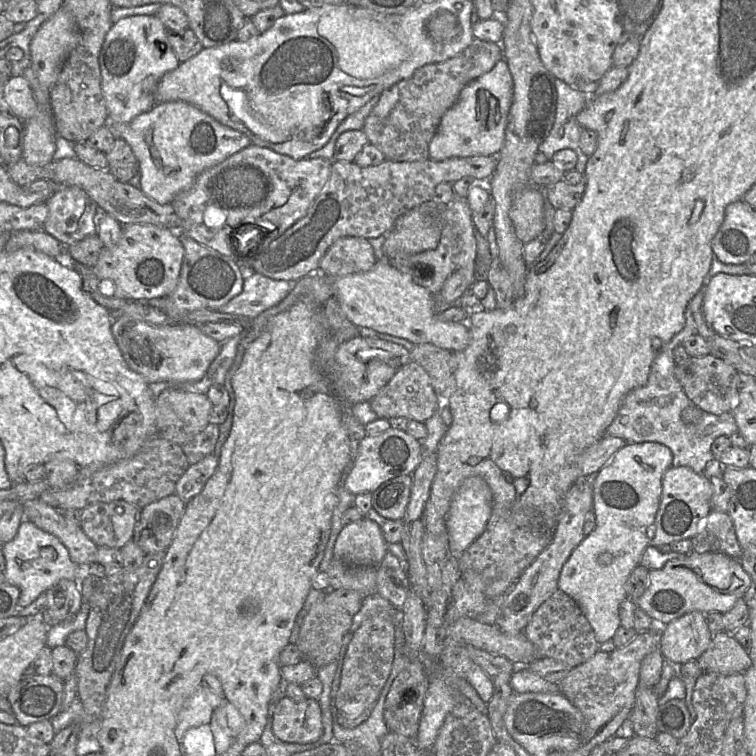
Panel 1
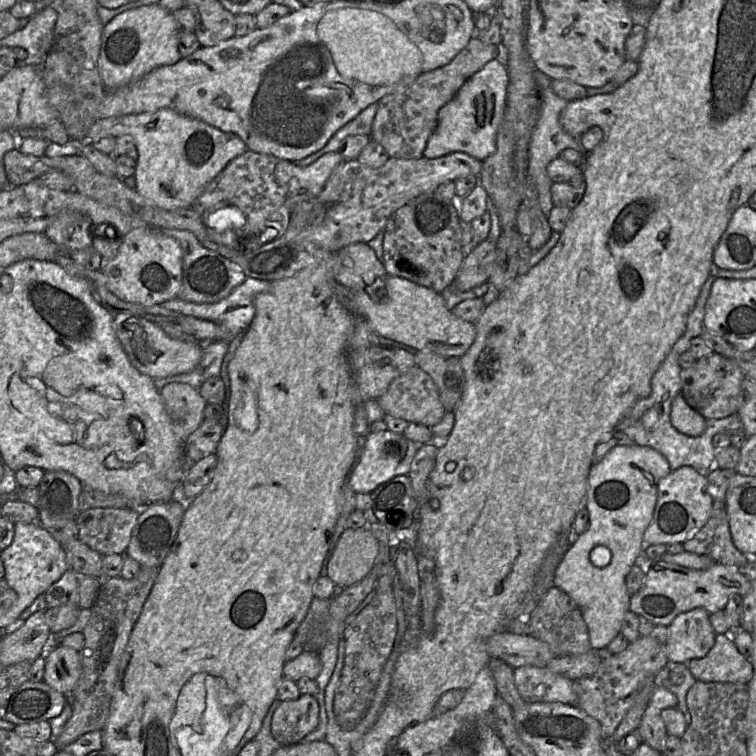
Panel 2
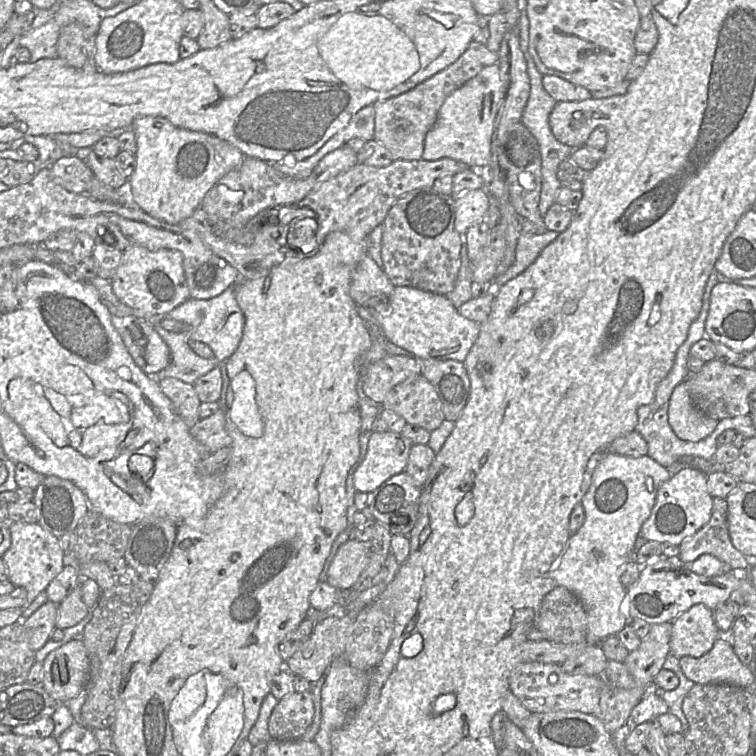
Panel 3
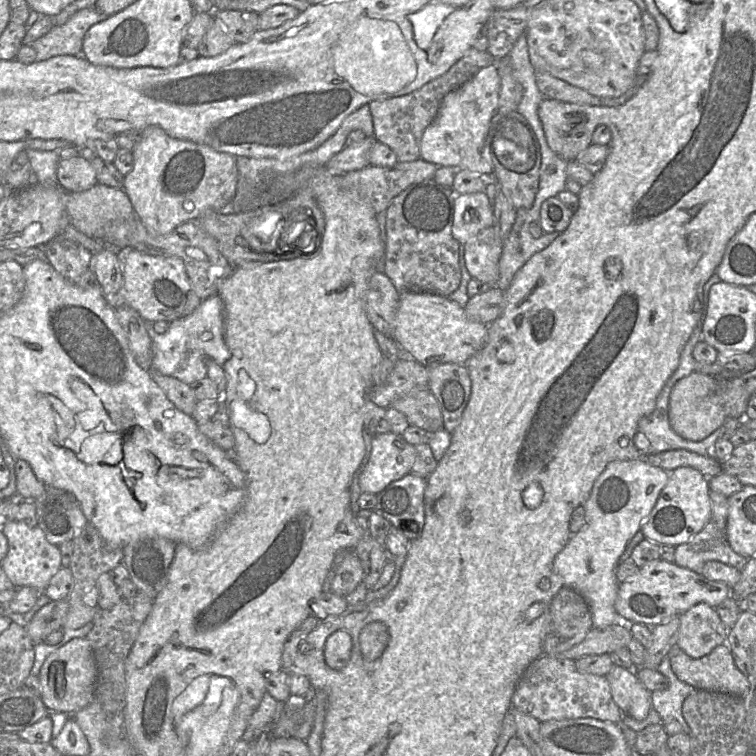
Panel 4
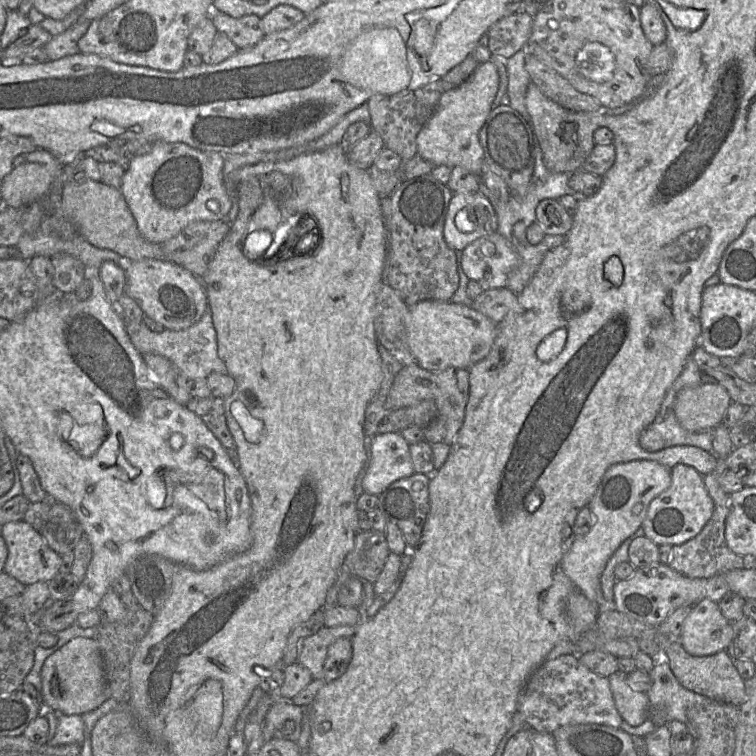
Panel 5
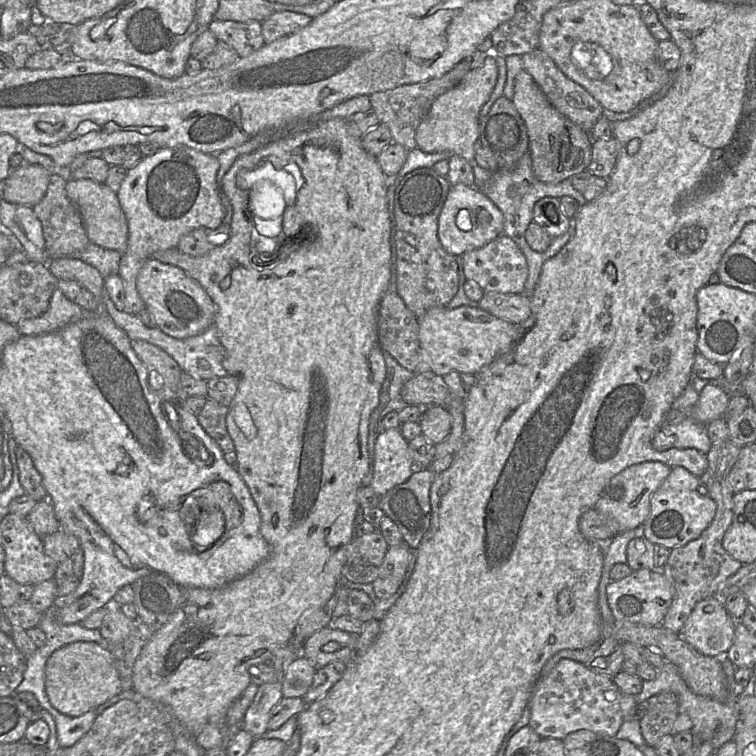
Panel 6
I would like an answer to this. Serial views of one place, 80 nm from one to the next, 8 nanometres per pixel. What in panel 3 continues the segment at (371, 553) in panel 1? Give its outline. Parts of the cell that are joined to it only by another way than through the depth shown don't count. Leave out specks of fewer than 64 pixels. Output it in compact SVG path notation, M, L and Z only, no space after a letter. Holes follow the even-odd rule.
M348 539L337 550L327 571L327 582L337 590L350 589L365 570L371 542Z

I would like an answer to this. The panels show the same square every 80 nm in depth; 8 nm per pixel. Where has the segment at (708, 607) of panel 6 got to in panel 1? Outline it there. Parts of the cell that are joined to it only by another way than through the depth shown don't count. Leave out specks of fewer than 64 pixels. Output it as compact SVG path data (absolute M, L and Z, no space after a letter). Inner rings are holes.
M692 611L669 622L662 632L660 651L669 662L676 664L686 663L697 659L710 646L713 633L709 630L705 614L700 611Z

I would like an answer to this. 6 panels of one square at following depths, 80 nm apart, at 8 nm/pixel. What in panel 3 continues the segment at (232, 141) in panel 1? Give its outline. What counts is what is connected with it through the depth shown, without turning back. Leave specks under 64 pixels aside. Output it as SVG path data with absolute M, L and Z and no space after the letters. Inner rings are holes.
M143 116L135 119L130 127L121 127L114 130L90 129L78 133L52 135L56 142L68 143L75 148L93 147L104 137L118 137L127 130L132 130L136 137L135 168L127 178L123 189L123 202L133 203L150 217L163 221L169 225L176 225L190 217L211 187L224 175L238 168L245 156L234 145L214 135L196 132L174 126L168 119L161 116Z

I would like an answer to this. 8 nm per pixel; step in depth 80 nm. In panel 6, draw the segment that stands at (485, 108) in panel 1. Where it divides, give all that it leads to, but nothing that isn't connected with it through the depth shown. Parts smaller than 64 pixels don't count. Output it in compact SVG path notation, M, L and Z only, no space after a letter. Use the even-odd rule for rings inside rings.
M493 53L482 66L470 70L452 89L440 95L431 105L419 124L415 140L417 148L427 153L449 152L467 160L470 165L475 157L475 144L479 140L481 120L479 112L489 99L498 77L498 68Z

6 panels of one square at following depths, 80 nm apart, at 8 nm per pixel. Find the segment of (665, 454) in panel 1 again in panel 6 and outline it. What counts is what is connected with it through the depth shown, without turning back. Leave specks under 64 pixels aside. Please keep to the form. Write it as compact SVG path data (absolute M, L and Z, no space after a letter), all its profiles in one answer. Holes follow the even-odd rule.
M646 461L631 465L611 478L594 508L618 524L618 533L643 524L650 513L650 499L670 474L671 467L659 461Z

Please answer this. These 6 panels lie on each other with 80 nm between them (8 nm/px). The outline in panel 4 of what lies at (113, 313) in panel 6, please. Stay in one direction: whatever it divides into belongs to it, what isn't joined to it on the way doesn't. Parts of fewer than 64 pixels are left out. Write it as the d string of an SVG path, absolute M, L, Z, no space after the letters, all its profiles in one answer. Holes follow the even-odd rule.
M217 294L202 300L190 315L169 322L164 333L154 331L148 321L144 322L144 326L152 343L151 370L177 378L187 385L207 376L207 357L222 366L231 356L224 340L223 303Z

